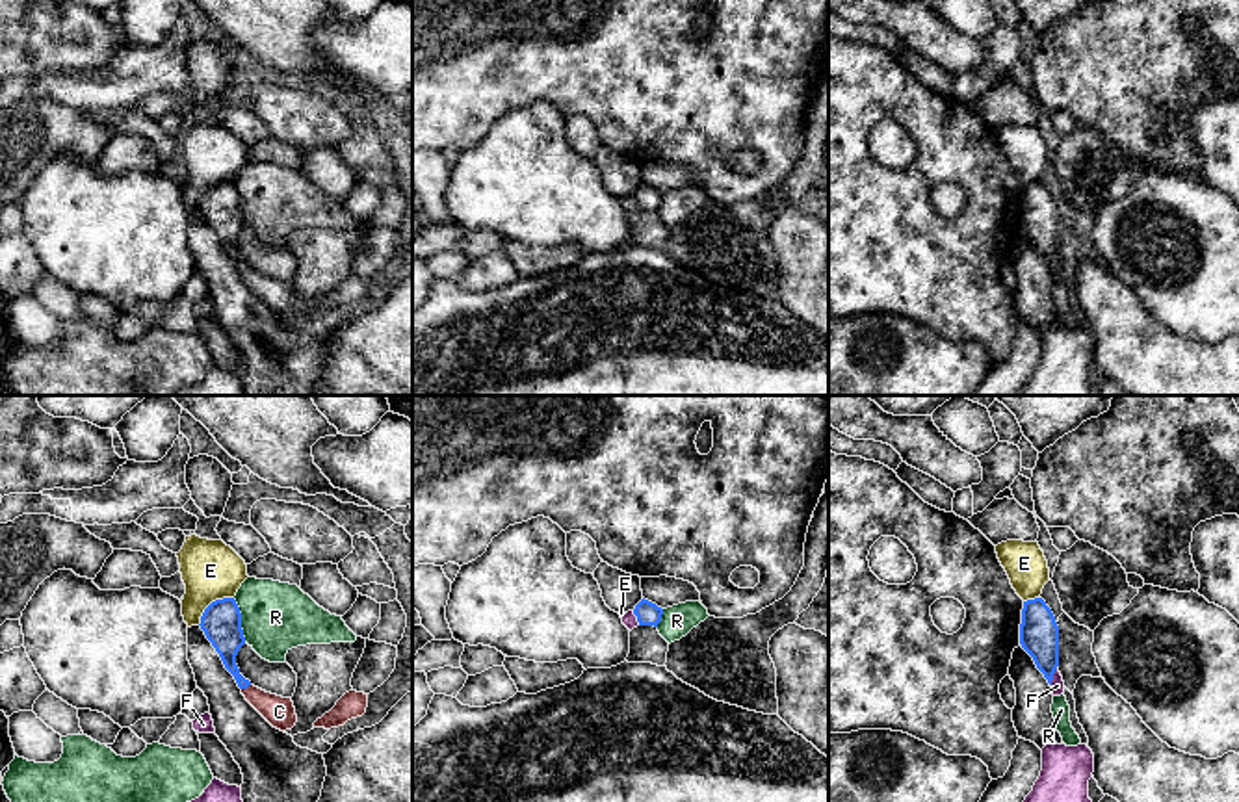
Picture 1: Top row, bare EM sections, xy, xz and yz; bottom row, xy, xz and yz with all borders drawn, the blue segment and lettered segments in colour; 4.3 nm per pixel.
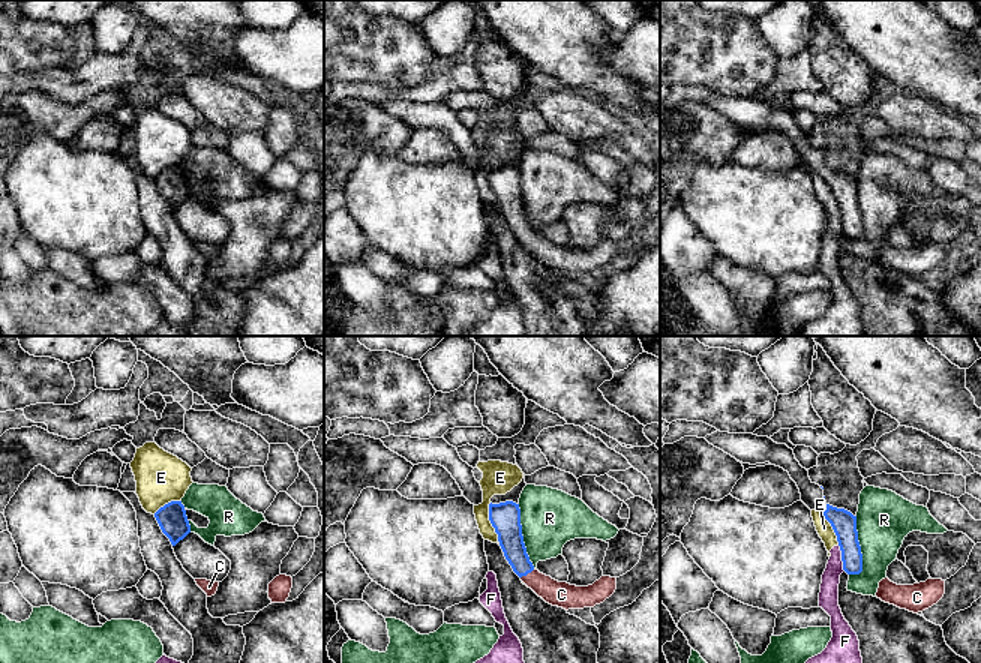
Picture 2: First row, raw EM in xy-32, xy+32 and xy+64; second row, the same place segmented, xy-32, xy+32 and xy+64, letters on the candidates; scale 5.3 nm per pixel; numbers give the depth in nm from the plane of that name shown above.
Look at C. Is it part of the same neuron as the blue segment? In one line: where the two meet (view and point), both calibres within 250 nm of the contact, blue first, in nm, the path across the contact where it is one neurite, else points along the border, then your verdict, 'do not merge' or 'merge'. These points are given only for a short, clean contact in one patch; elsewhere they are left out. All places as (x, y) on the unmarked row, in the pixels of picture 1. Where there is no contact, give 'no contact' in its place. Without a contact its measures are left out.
xy (246, 271) | 150/130 nm | across xy (225, 218), (229, 247), (246, 271), (279, 296) | merge

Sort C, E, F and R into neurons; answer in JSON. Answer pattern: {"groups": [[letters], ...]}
{"groups": [["C"], ["E", "F"], ["R"]]}

